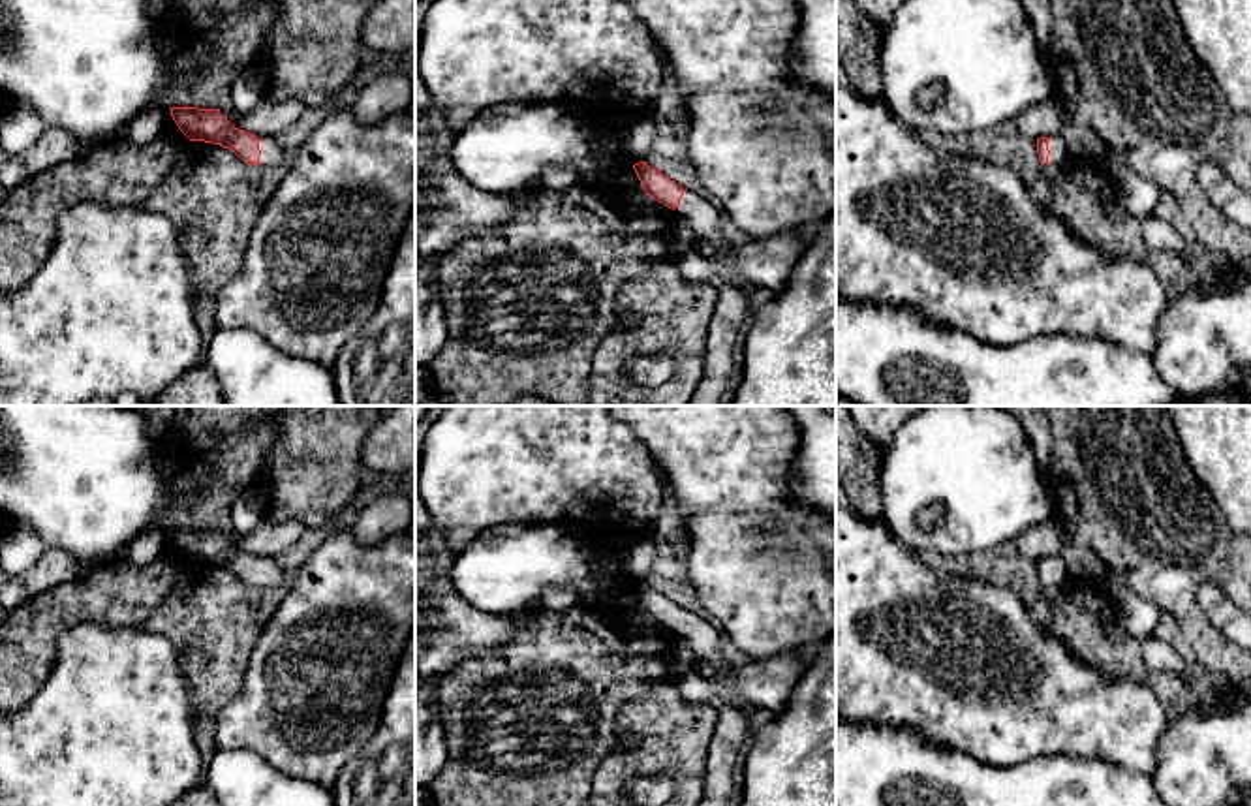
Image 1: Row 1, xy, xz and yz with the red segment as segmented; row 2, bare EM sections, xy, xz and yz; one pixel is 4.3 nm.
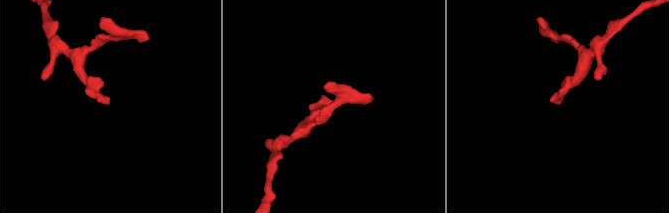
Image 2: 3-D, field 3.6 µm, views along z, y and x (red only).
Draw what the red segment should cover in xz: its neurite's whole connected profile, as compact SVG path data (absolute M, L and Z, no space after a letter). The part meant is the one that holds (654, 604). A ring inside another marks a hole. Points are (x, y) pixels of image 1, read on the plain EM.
M646 582L635 584L633 590L650 618L689 643L697 671L729 686L744 705L770 710L774 716L785 710L791 691L810 665L800 650L783 650L764 659L731 665L721 658L719 633L710 622L686 612Z

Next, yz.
M1041 558L1037 560L1037 575L1041 584L1046 588L1063 584L1069 571L1061 558Z

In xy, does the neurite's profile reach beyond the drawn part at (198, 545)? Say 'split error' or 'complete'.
split error

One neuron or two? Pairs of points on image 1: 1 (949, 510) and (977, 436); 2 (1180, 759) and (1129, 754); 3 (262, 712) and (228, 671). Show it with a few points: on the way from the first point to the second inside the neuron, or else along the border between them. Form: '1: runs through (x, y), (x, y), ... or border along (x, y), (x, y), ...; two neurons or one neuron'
1: runs through (949, 491), (964, 470), (966, 455); one neuron
2: border along (1171, 716), (1158, 741), (1156, 769), (1150, 774); two neurons
3: border along (254, 645), (241, 690), (215, 716); two neurons

